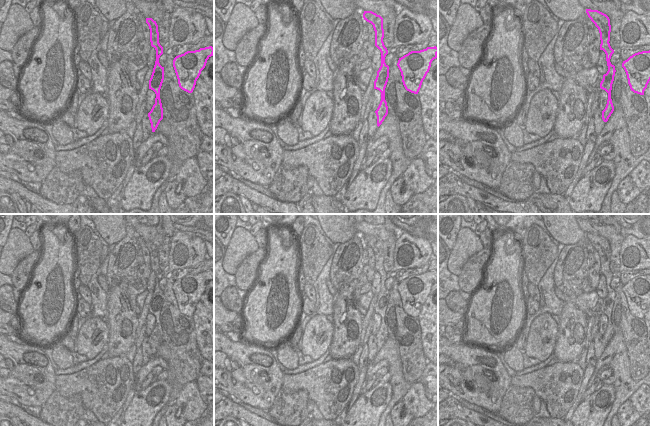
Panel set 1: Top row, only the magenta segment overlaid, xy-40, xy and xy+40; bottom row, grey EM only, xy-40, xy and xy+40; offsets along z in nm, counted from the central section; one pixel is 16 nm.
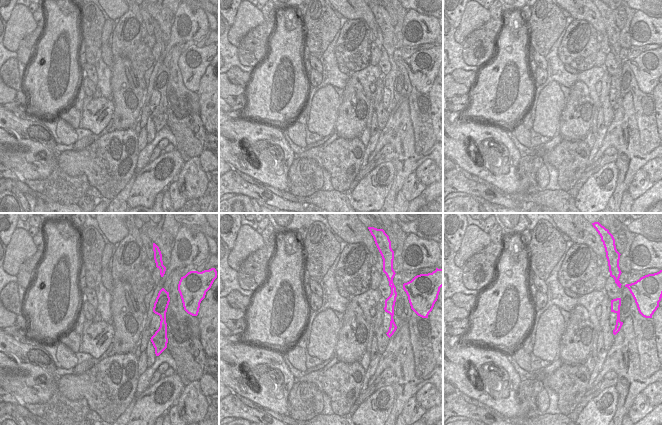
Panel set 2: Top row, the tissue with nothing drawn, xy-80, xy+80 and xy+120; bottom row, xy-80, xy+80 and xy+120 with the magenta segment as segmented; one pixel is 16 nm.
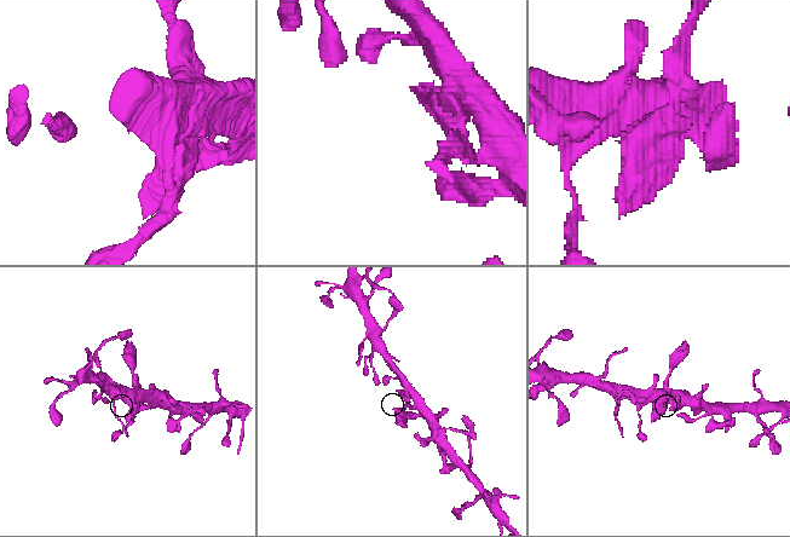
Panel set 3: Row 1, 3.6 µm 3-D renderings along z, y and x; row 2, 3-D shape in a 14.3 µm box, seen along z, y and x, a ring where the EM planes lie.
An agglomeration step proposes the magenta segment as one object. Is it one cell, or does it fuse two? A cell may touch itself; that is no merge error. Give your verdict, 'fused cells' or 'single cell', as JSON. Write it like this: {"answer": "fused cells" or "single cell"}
{"answer": "single cell"}

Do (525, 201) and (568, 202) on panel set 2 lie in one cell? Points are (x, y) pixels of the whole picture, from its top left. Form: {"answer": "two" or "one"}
{"answer": "one"}

